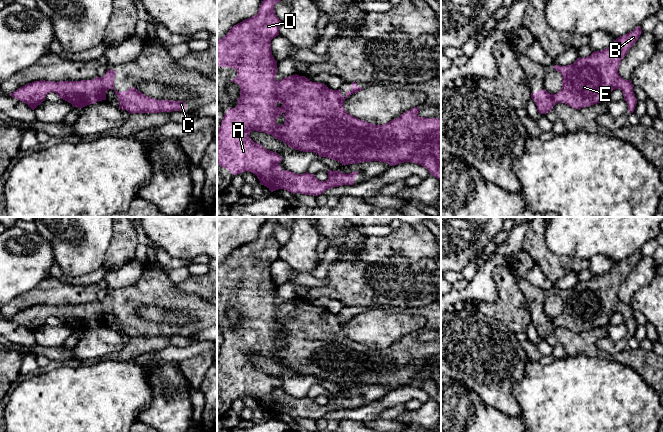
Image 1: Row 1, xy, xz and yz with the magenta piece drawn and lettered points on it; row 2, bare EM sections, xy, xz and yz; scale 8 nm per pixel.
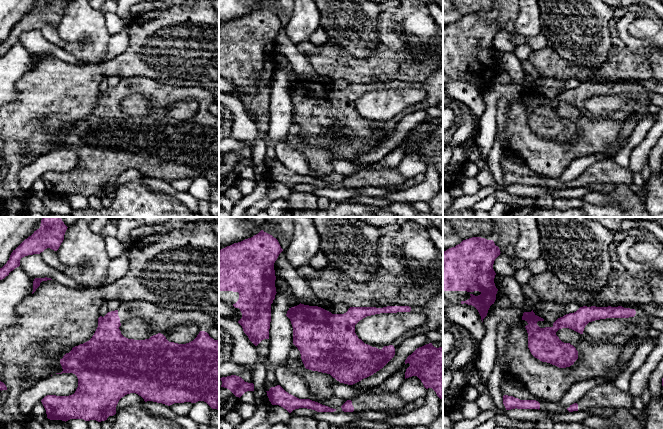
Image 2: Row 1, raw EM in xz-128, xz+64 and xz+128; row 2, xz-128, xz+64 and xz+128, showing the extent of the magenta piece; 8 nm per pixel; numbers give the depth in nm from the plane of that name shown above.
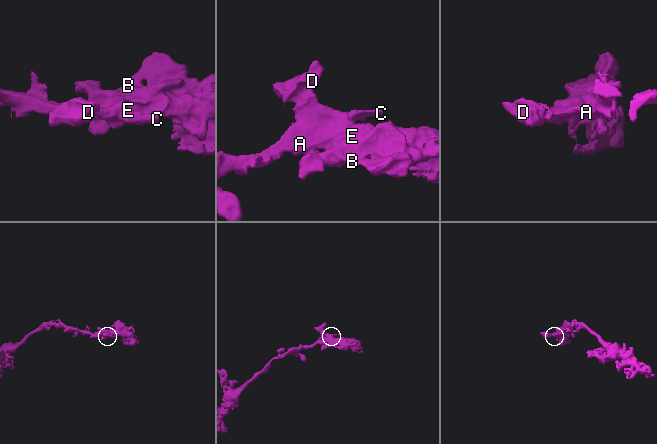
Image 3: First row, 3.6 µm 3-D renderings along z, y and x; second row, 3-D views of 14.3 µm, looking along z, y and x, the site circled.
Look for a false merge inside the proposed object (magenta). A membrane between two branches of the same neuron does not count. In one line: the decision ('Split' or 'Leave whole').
Leave whole

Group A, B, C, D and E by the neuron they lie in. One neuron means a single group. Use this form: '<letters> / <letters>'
A B C D E

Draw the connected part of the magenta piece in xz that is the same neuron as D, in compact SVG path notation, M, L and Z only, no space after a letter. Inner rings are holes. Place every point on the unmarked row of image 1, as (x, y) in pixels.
M270 217L262 225L256 239L234 249L222 263L217 263L217 291L236 293L237 300L231 306L240 310L237 330L228 333L217 355L217 387L233 399L245 395L255 398L260 408L271 416L284 413L293 418L318 420L333 411L354 409L359 395L345 398L328 394L326 405L320 405L308 396L282 395L279 388L282 381L249 361L252 355L257 355L270 358L295 374L314 376L342 389L370 385L389 387L391 390L416 387L441 405L441 342L419 341L420 334L414 331L399 342L376 349L360 344L344 333L344 324L362 314L356 306L352 306L351 315L347 314L343 321L340 313L329 313L327 309L312 306L305 300L295 298L275 304L277 285L272 279L271 264L279 259L282 247L274 235L277 226L281 224ZM283 336L285 346L278 349L276 343Z

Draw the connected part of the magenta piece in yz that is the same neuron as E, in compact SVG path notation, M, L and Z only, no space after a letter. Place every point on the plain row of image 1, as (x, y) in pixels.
M636 251L633 255L618 261L604 274L594 275L588 281L579 281L571 289L554 289L553 292L562 299L562 313L556 318L550 318L545 313L531 317L538 336L546 338L557 327L581 333L607 326L609 318L615 313L620 313L629 336L633 337L637 328L633 316L634 309L619 299L618 292L641 257L641 251Z

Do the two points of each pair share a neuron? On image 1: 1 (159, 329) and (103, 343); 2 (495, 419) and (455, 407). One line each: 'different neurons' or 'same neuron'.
1: different neurons
2: same neuron

